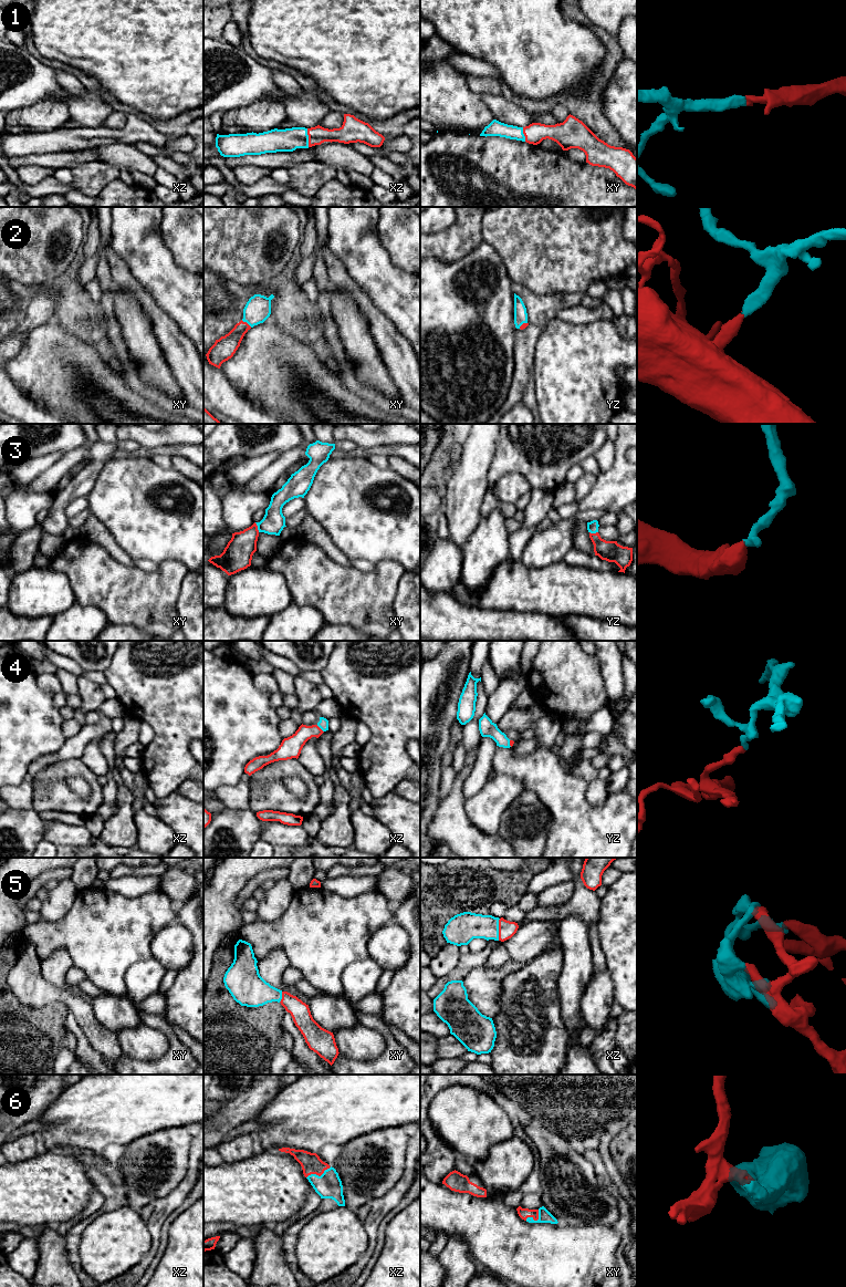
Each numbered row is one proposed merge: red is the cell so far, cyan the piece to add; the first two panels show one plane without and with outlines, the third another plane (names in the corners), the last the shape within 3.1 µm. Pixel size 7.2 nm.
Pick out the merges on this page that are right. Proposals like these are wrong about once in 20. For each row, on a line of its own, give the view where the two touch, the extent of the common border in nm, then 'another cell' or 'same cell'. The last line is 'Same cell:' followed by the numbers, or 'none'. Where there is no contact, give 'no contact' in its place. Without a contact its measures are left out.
1: meets red in xz; contact 140 nm long; same cell
2: meets red in xy; contact 90 nm long; same cell
3: meets red in xy; contact 80 nm long; same cell
4: meets red in xz; contact 80 nm long; same cell
5: meets red in xz; contact 160 nm long; same cell
6: meets red in xz; contact 200 nm long; same cell
Same cell: 1, 2, 3, 4, 5, 6

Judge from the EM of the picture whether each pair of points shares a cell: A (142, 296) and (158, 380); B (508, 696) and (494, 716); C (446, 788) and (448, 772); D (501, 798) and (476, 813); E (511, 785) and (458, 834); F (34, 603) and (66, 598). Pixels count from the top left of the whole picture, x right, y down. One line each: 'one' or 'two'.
A: two
B: one
C: one
D: one
E: two
F: one

